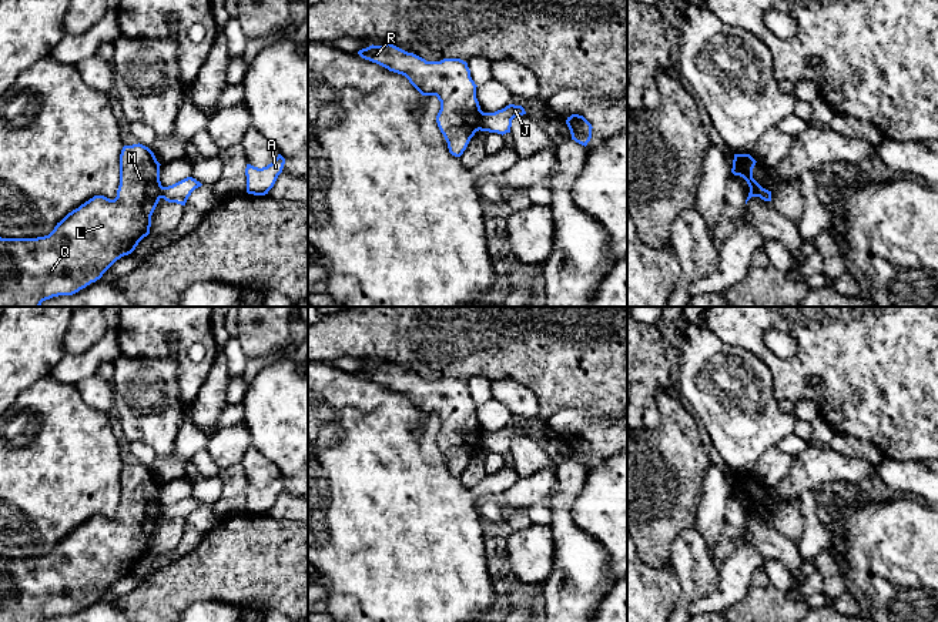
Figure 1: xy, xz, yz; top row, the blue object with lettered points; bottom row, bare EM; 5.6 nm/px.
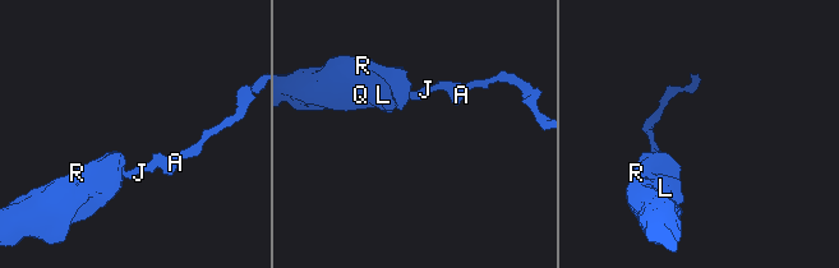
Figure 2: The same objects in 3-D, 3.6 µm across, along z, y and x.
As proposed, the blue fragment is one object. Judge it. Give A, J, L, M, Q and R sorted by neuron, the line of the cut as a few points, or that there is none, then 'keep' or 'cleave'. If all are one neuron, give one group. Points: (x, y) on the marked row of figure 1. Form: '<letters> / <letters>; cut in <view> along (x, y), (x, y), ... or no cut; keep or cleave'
A J / L M Q R; cut in xz along (482, 111), (478, 129); cleave

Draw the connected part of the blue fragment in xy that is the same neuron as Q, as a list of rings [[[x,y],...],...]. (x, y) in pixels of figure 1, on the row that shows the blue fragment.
[[[124,146],[120,154],[120,185],[117,197],[110,200],[94,195],[68,213],[54,230],[37,238],[0,237],[0,307],[40,307],[43,301],[58,295],[73,295],[96,282],[121,257],[131,254],[150,234],[151,215],[161,198],[160,163],[154,153],[143,146]]]

